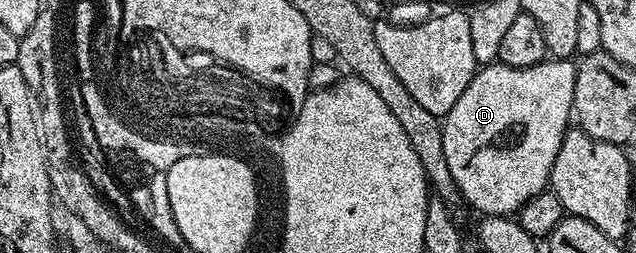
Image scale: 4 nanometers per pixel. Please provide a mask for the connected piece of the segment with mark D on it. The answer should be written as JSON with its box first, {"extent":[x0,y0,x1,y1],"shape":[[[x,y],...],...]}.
{"extent":[442,58,576,217],"shape":[[[545,58],[540,64],[526,66],[525,68],[506,66],[499,62],[493,62],[483,65],[477,71],[476,76],[470,82],[470,86],[466,86],[466,90],[462,90],[462,98],[458,98],[458,102],[454,102],[454,106],[450,106],[450,110],[442,117],[444,126],[442,130],[442,146],[446,150],[446,166],[450,166],[450,174],[454,174],[456,190],[462,197],[462,200],[465,200],[470,207],[477,208],[480,211],[478,213],[484,216],[511,217],[513,214],[519,213],[520,207],[526,202],[530,202],[530,198],[534,198],[539,192],[543,192],[549,187],[552,179],[554,158],[558,158],[558,150],[562,146],[562,138],[568,133],[570,121],[574,116],[572,103],[574,102],[575,81],[576,64],[571,59]]]}

